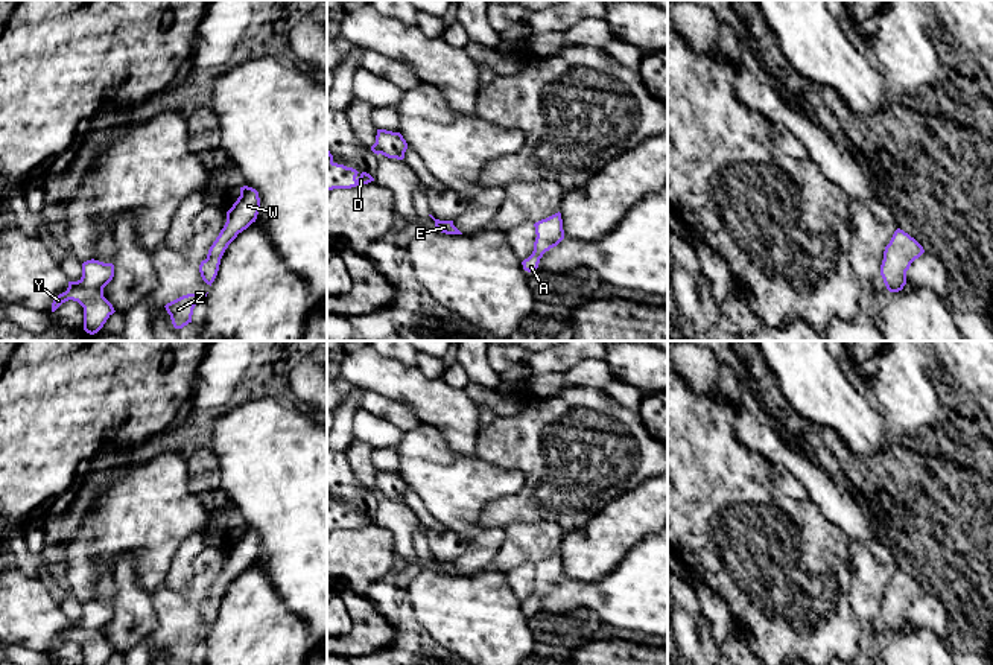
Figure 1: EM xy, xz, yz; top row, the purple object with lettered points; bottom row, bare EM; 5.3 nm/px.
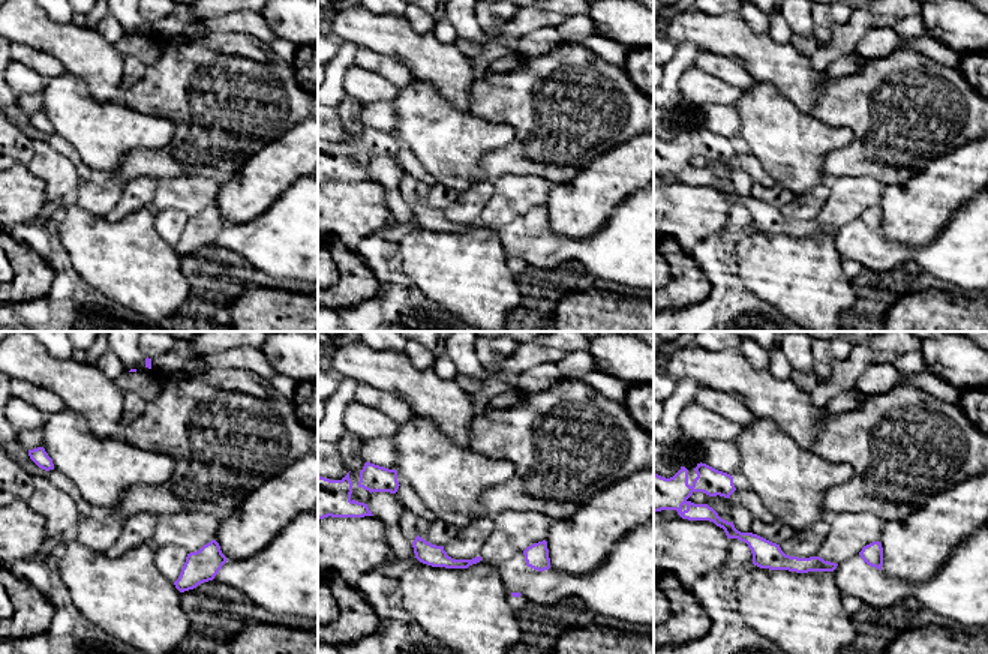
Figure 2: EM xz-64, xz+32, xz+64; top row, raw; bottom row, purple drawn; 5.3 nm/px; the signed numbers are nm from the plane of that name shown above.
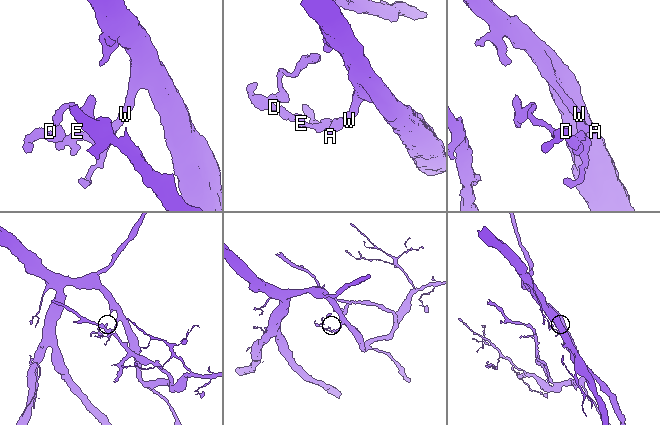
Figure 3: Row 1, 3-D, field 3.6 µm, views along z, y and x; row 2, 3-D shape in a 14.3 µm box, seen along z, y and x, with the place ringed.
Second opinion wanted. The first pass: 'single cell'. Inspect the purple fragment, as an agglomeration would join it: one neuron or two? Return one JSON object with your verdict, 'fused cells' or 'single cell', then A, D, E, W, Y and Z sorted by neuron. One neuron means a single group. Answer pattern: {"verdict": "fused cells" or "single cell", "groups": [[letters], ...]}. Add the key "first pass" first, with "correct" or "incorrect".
{"first pass": "correct", "verdict": "single cell", "groups": [["A", "D", "E", "W", "Y", "Z"]]}

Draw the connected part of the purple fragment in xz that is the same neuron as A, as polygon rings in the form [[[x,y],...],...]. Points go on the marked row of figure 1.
[[[555,213],[534,224],[535,242],[532,254],[522,262],[523,269],[534,272],[546,251],[557,247],[564,239],[561,213]]]

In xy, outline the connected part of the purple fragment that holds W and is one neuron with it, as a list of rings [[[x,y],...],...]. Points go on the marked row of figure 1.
[[[240,187],[240,196],[227,212],[227,222],[220,230],[219,236],[208,250],[207,259],[201,262],[199,272],[202,280],[211,286],[214,282],[220,259],[228,245],[237,237],[239,233],[246,230],[255,222],[260,210],[259,192],[252,187]]]

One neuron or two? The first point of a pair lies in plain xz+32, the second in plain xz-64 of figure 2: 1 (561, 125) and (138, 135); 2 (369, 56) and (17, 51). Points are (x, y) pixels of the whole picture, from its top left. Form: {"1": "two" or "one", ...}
{"1": "two", "2": "one"}

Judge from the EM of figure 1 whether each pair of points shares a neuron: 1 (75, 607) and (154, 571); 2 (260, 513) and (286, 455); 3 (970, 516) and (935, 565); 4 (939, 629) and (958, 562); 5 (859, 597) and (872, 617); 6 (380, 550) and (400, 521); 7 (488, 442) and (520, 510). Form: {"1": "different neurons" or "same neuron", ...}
{"1": "different neurons", "2": "same neuron", "3": "same neuron", "4": "different neurons", "5": "same neuron", "6": "different neurons", "7": "same neuron"}

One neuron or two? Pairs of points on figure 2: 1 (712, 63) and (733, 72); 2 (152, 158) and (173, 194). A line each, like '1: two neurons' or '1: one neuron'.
1: one neuron
2: two neurons

